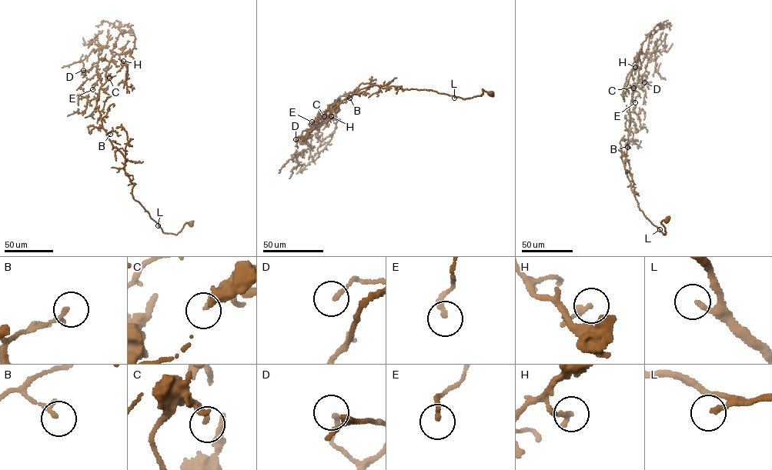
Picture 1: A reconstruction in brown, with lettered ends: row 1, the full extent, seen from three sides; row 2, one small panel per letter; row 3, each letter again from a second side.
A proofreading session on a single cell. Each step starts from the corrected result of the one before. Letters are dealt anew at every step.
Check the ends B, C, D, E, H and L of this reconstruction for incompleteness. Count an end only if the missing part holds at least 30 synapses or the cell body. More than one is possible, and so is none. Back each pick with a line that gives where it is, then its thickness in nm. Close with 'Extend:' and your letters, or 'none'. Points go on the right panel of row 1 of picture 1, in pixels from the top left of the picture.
Extend: none

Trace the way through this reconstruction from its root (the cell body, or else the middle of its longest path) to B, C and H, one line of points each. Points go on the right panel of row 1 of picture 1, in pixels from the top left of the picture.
B: (666, 219), (661, 222), (666, 232), (663, 234), (639, 210), (624, 165), (627, 147)
C: (666, 219), (661, 222), (666, 232), (663, 234), (639, 210), (625, 168), (633, 88)
H: (666, 219), (661, 222), (663, 234), (639, 210), (624, 165), (629, 107), (639, 60), (635, 67)

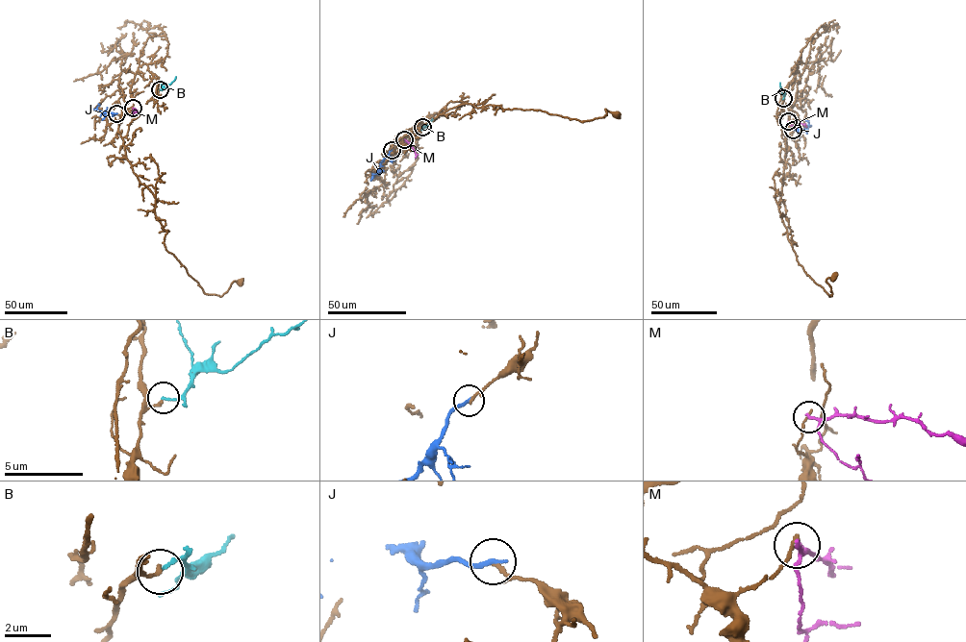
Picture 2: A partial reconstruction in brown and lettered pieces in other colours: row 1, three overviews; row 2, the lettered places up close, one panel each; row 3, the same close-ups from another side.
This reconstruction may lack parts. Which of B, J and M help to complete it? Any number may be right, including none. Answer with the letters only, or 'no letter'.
no letter

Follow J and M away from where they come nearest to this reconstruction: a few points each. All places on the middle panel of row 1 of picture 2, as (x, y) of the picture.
J: (392, 150), (377, 173), (372, 176), (372, 173)
M: (404, 139), (413, 147), (415, 158)

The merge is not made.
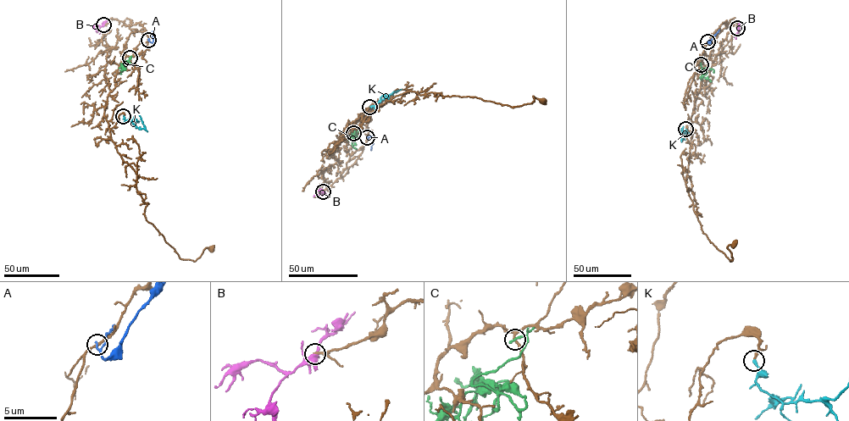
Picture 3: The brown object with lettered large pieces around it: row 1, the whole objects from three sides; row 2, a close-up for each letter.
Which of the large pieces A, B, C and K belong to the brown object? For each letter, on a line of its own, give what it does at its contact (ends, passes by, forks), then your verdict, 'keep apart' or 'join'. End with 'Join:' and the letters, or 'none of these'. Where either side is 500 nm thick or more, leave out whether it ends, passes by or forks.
A: it ends; keep apart
B: it forks; keep apart
C: it ends; keep apart
K: it ends; join
Join: K

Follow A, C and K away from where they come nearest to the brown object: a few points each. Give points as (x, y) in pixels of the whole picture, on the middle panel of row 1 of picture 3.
A: (367, 137), (374, 138), (371, 150)
C: (353, 133), (352, 138), (356, 145)
K: (369, 107), (385, 97)

